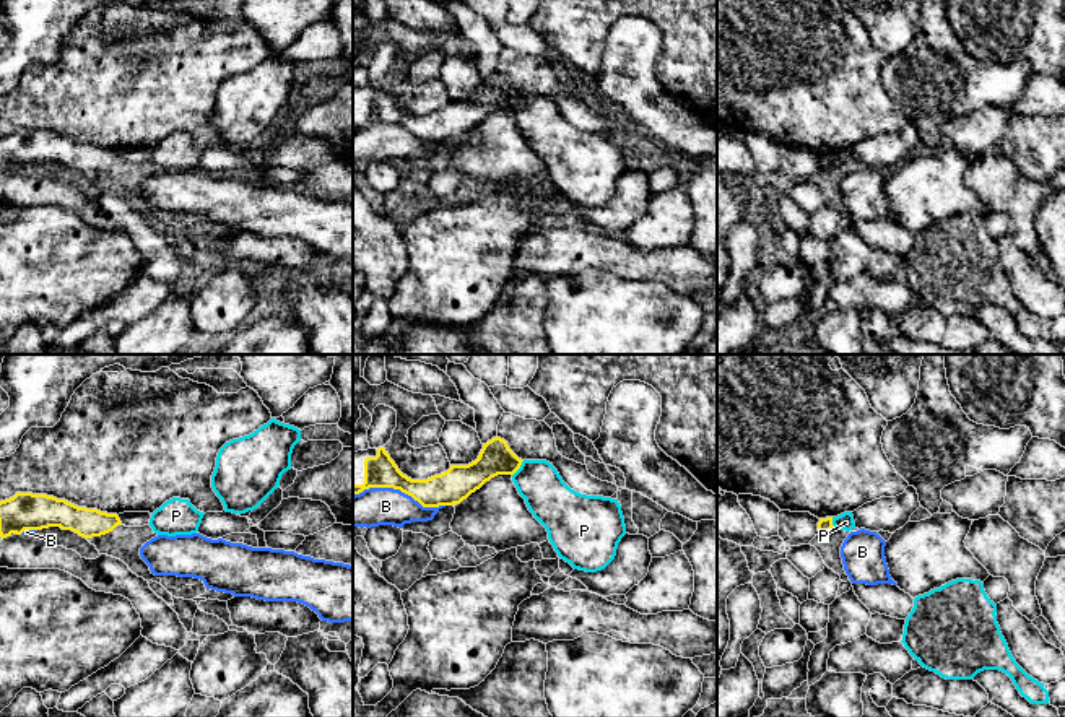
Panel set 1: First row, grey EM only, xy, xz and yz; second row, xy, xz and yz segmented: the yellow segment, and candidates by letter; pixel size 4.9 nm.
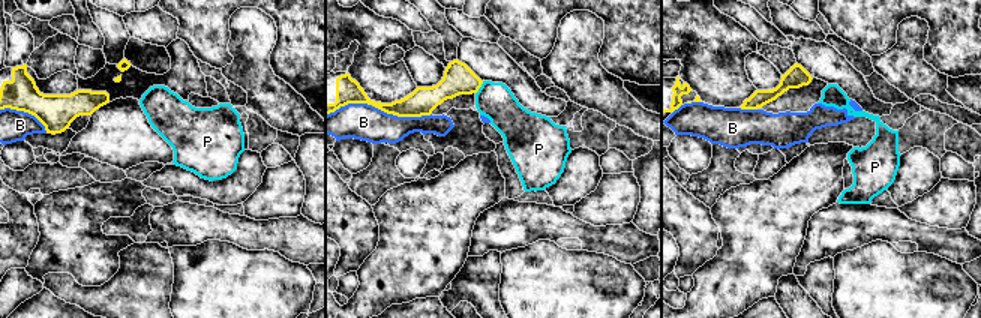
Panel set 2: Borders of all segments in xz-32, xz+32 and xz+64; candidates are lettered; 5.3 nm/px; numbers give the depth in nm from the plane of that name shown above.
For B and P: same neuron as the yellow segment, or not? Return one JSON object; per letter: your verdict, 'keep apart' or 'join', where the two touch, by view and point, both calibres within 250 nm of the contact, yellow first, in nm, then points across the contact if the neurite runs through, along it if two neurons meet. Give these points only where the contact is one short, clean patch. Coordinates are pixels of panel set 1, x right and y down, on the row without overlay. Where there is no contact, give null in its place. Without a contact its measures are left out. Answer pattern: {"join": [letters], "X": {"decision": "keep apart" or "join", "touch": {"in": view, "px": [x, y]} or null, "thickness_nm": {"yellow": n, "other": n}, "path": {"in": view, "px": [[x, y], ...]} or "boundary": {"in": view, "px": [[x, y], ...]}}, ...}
{"join": [], "B": {"decision": "keep apart", "touch": {"in": "xz", "px": [399, 124]}, "thickness_nm": {"yellow": 170, "other": 190}}, "P": {"decision": "keep apart", "touch": {"in": "xz", "px": [519, 103]}, "thickness_nm": {"yellow": 160, "other": 220}, "boundary": {"in": "xz", "px": [[524, 96], [512, 111]]}}}

